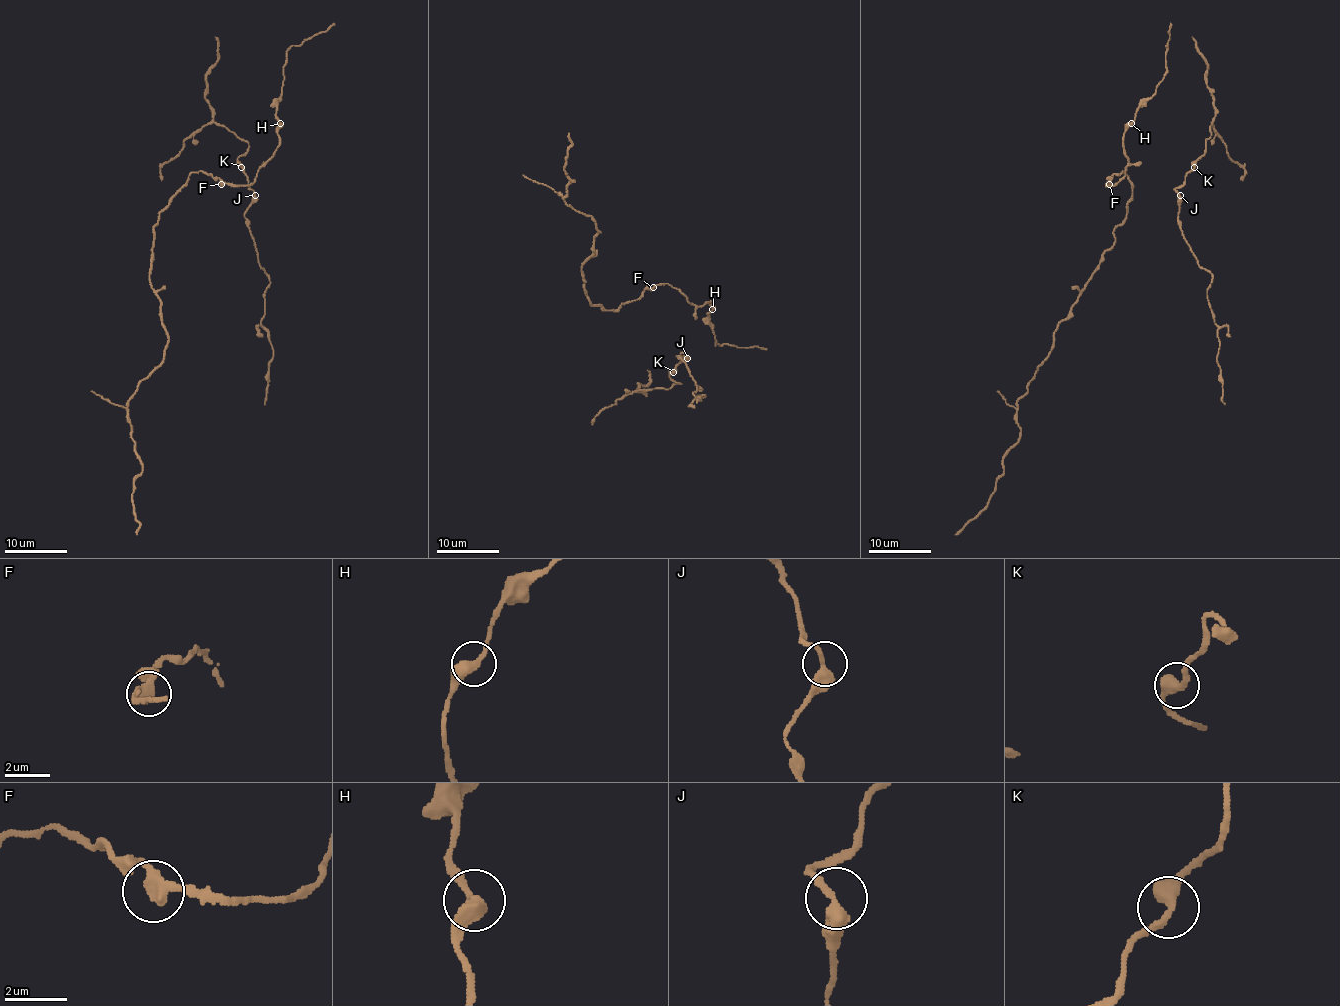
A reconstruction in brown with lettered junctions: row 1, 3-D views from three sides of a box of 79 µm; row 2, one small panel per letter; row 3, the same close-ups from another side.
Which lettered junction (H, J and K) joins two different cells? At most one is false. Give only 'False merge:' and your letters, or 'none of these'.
False merge: none of these

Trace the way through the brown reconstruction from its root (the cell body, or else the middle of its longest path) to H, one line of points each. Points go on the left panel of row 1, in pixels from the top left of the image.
H: (174, 195), (188, 176), (197, 171), (224, 182), (249, 185), (278, 145), (280, 123)

